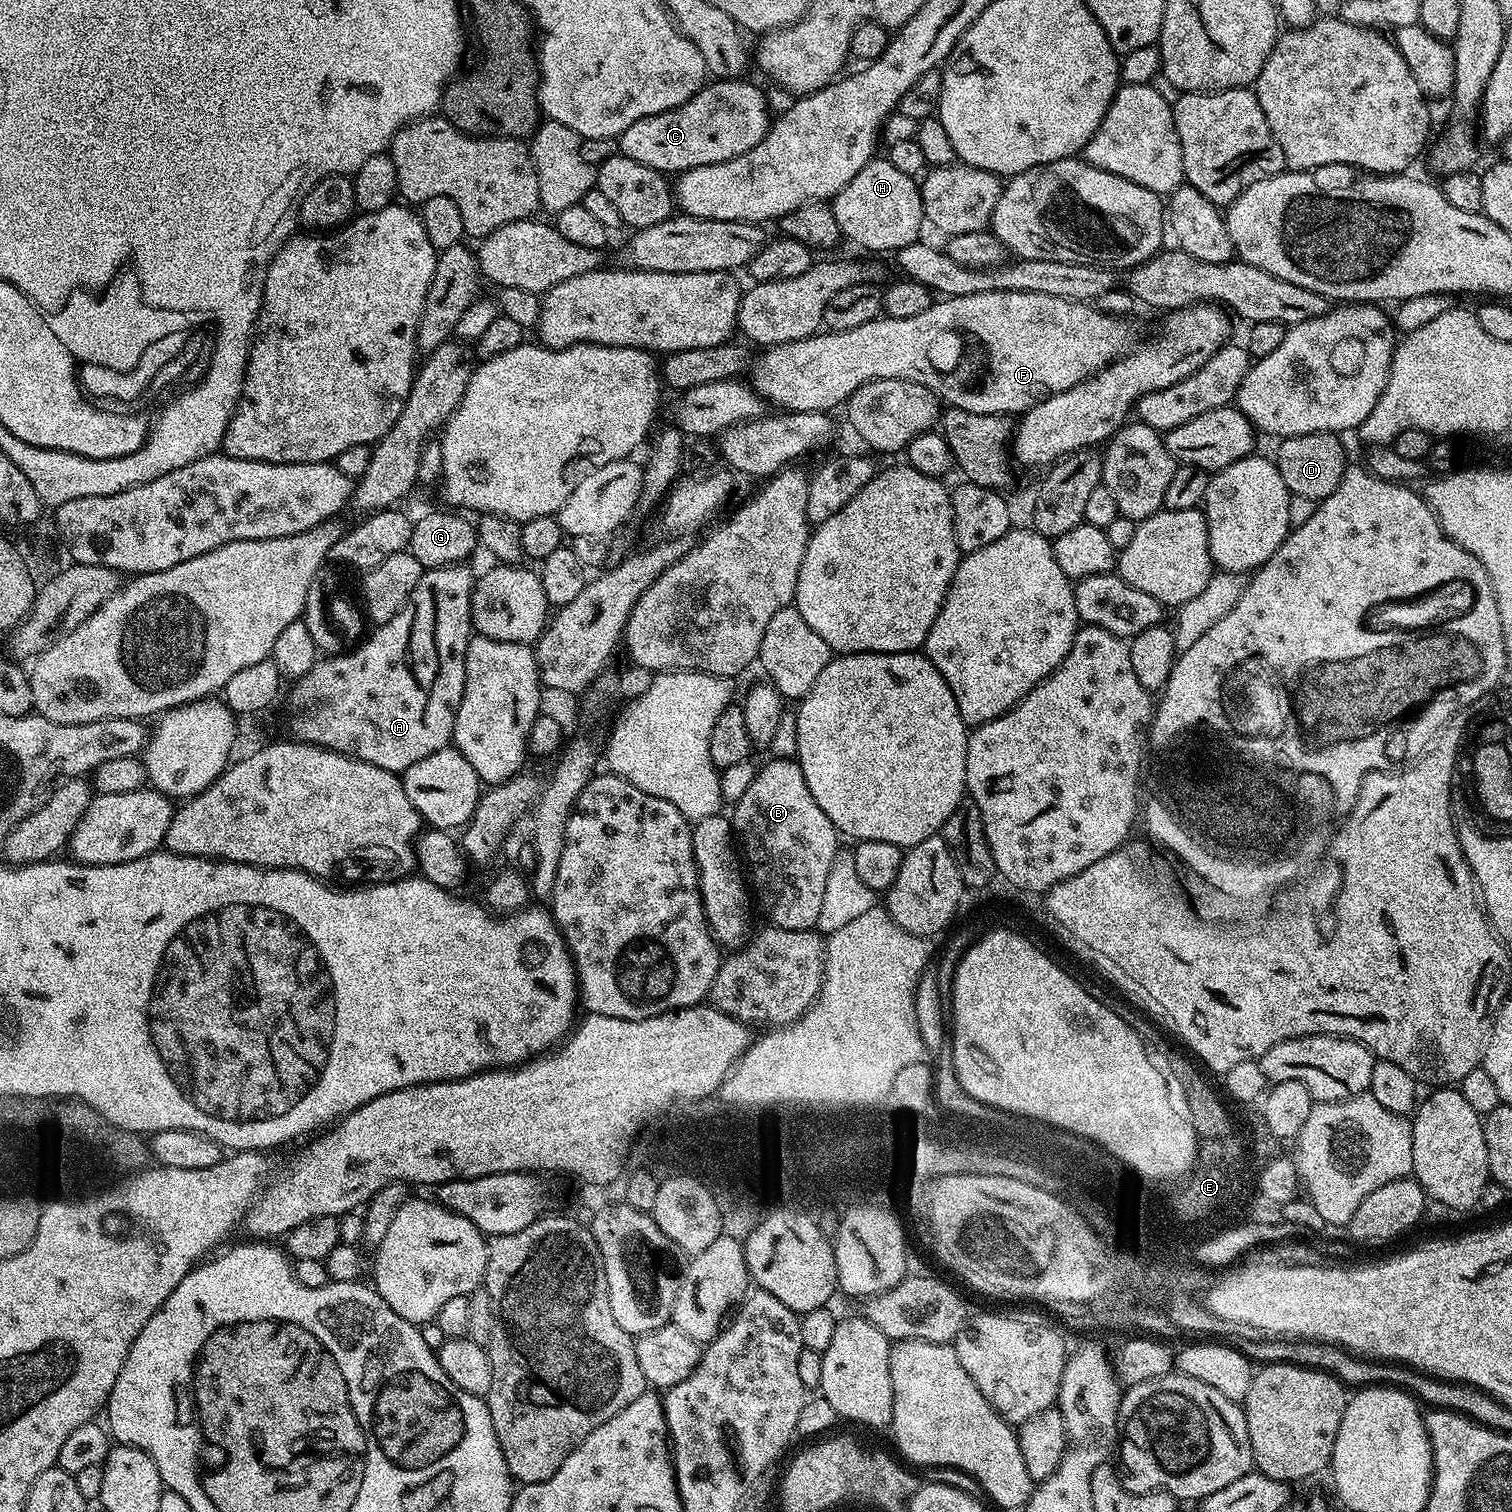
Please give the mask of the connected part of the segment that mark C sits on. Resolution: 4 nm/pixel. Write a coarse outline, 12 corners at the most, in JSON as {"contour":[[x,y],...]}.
{"contour":[[713,79],[634,122],[619,155],[679,174],[746,154],[765,89]]}

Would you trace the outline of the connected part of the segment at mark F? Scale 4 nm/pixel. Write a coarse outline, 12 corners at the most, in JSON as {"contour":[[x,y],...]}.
{"contour":[[1033,292],[774,344],[750,383],[827,412],[909,380],[1023,414],[1138,343],[1131,319]]}

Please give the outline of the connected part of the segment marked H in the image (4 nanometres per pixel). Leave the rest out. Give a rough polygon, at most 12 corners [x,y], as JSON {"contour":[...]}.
{"contour":[[887,158],[832,197],[841,237],[895,254],[926,228],[917,177]]}

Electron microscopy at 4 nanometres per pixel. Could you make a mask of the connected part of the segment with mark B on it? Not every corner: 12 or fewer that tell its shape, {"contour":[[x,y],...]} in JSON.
{"contour":[[799,763],[731,805],[755,899],[812,930],[838,833]]}

